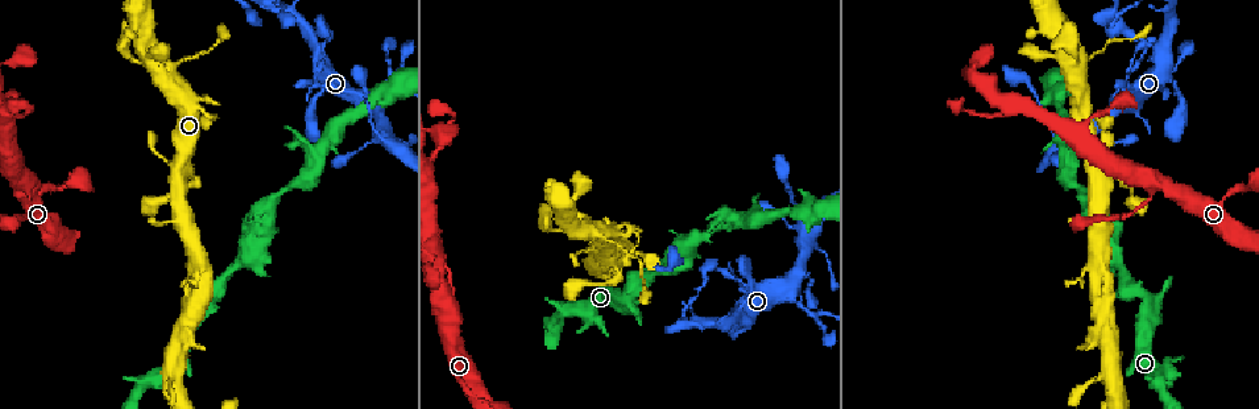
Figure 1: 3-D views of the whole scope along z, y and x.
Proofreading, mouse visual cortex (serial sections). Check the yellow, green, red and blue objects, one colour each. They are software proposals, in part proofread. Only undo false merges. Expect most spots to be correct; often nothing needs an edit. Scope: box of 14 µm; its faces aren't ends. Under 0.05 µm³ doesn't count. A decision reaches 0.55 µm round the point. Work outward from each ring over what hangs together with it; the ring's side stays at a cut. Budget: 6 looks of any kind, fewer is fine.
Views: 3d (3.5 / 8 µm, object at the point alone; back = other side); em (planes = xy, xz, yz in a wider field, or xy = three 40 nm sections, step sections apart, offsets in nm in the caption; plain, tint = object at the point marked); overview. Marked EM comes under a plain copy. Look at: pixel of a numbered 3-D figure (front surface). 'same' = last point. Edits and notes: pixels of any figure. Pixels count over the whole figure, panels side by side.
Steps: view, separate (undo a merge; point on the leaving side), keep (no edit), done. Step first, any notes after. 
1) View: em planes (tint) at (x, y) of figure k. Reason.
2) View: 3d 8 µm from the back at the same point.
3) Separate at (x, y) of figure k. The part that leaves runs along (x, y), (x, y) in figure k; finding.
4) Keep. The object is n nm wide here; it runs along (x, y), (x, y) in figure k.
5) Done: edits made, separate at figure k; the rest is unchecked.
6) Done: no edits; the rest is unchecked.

View: 3d 3.5 µm from the back at (1150, 192) of figure 1.

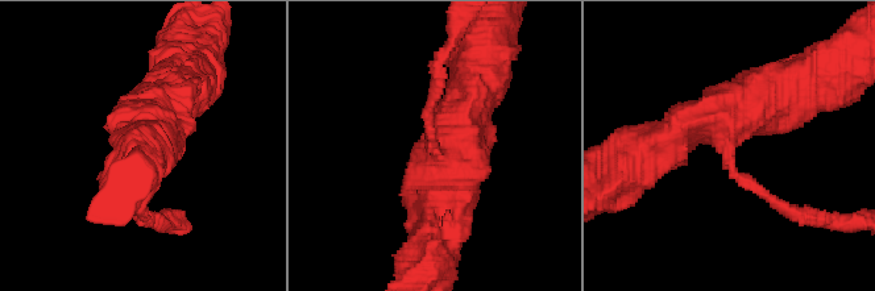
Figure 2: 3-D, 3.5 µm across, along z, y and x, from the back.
View: em xy step 3 (tint) at (728, 146) of figure 2. 3 arms meet here; the arms are 150, 600, 600 nm wide; shape alone is not enough.

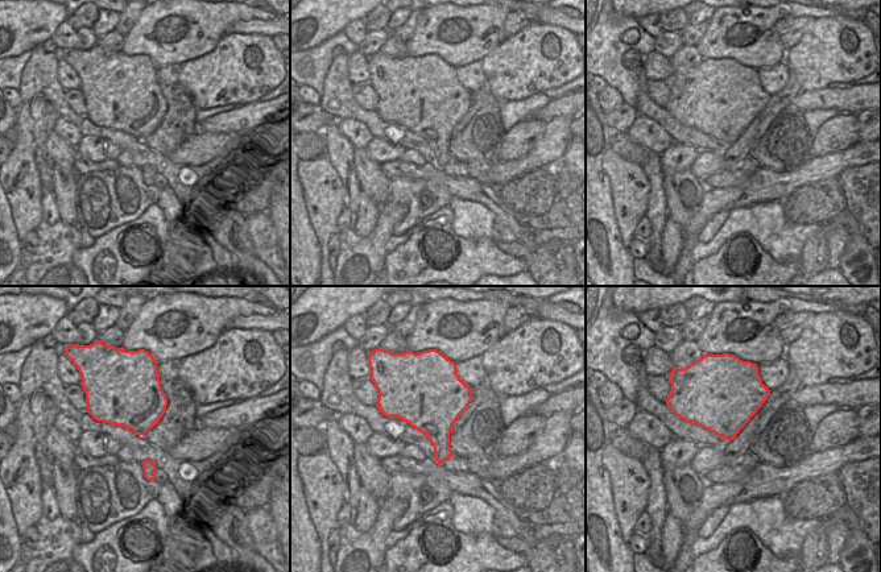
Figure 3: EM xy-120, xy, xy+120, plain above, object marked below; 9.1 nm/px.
View: em xy step 2 (tint) at the same point.

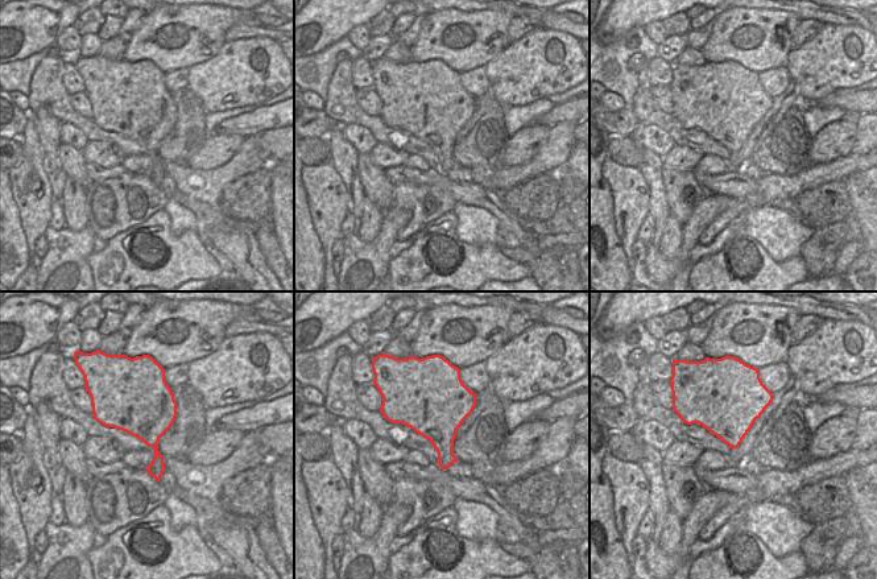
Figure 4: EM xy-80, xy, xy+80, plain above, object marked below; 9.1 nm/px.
Keep. It runs along (645, 148), (767, 91), (793, 91) in figure 2; continuous, no second cell.

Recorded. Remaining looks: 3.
View: 3d 3.5 µm at (1148, 308) of figure 1. Branch point.

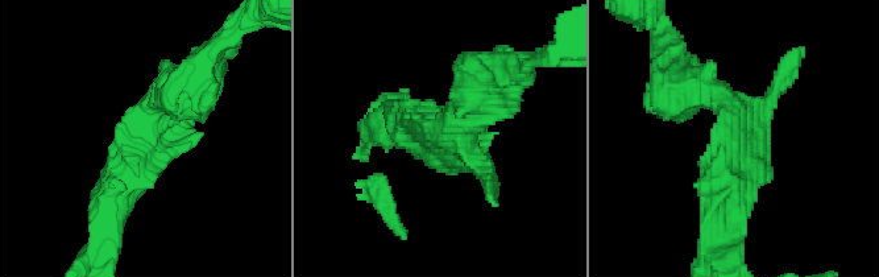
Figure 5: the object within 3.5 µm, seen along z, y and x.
View: em xy step 5 (tint) at (731, 148) of figure 5. Shape alone is not enough.

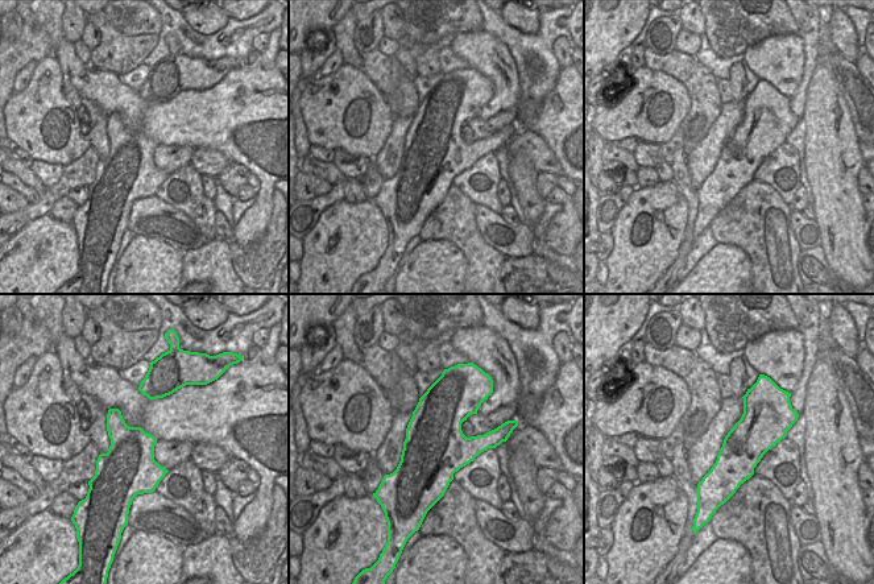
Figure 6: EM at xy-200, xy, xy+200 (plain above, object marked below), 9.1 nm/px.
View: em planes (tint) at the same point.

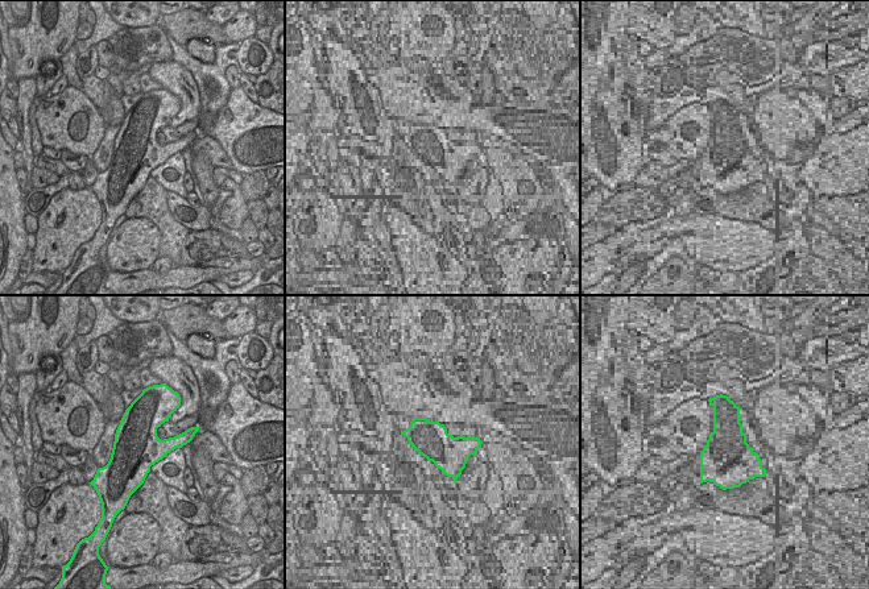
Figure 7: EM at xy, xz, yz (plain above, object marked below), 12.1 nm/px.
Keep. It runs along (107, 222), (156, 100), (177, 85) in figure 5; continuous, no second cell.

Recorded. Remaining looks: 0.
Done: no edits; the rest is unchecked.

